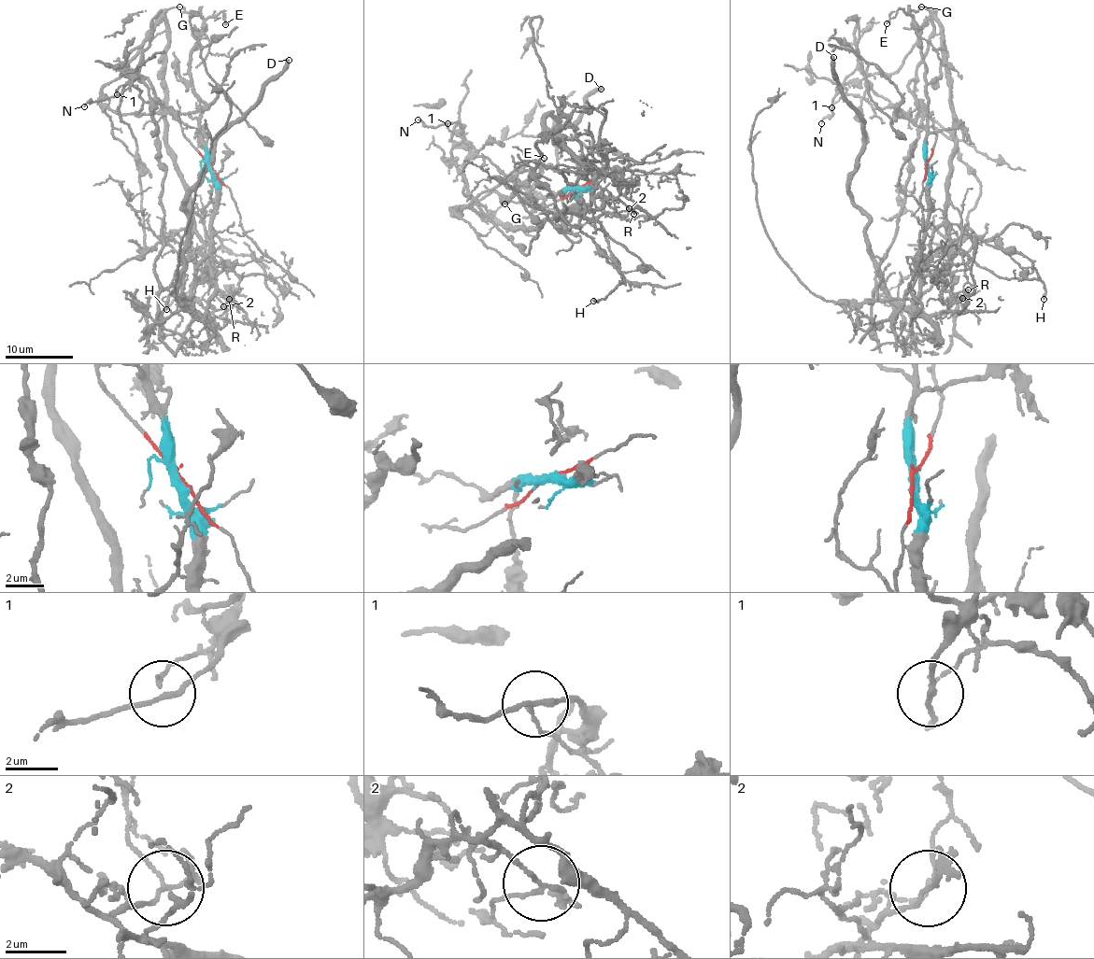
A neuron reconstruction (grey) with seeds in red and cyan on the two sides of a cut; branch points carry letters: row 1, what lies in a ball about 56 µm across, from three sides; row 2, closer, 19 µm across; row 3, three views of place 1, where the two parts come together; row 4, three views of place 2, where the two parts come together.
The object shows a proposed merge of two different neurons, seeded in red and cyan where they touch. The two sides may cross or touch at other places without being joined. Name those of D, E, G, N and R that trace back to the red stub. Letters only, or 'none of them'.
G, N

